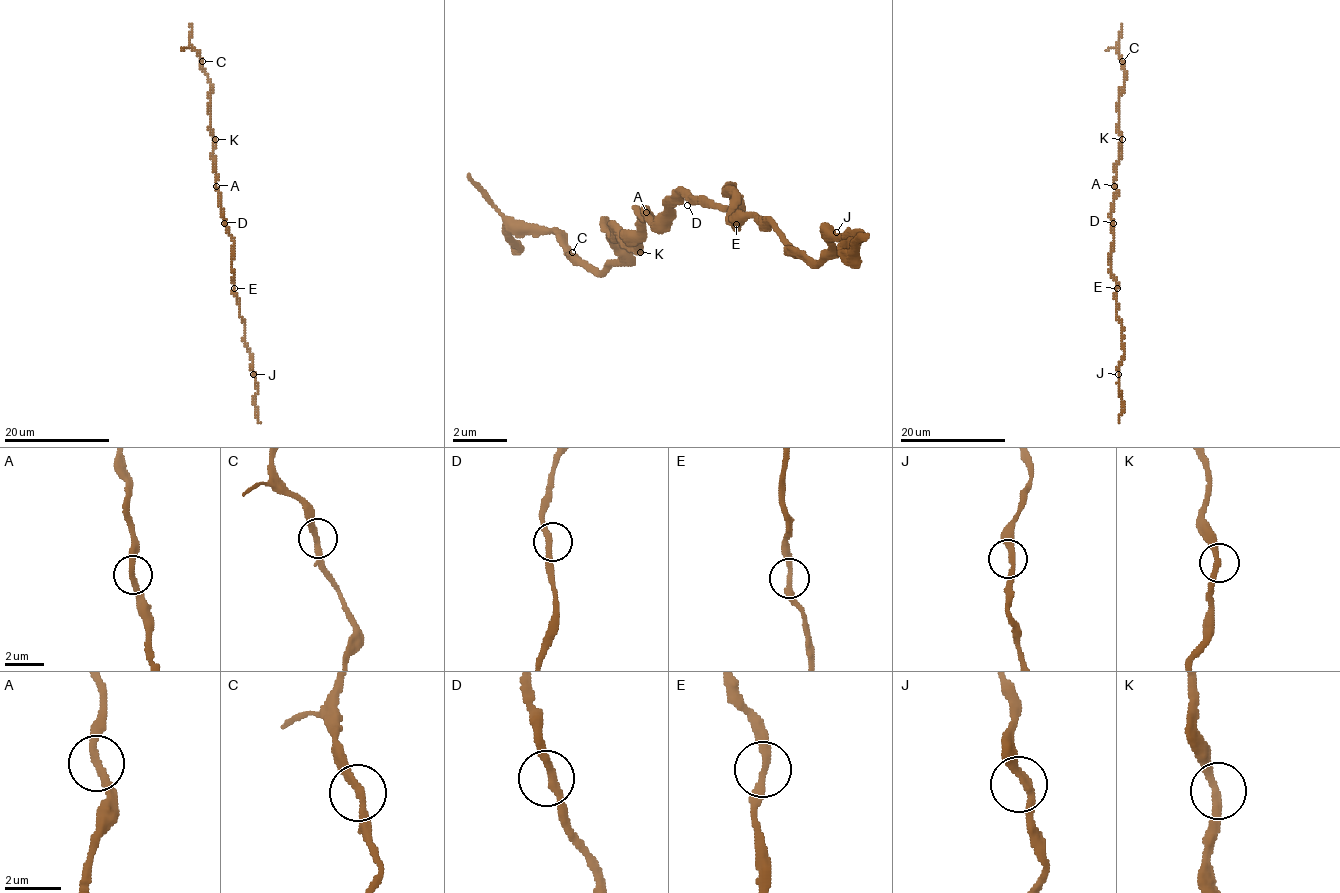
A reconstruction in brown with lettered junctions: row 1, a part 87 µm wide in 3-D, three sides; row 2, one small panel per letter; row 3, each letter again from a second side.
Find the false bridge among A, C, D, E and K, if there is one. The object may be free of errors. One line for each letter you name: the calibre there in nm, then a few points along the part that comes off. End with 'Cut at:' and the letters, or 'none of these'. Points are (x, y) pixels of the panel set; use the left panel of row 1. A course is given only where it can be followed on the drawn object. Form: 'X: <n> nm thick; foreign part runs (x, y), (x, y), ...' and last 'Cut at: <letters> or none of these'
Cut at: none of these

